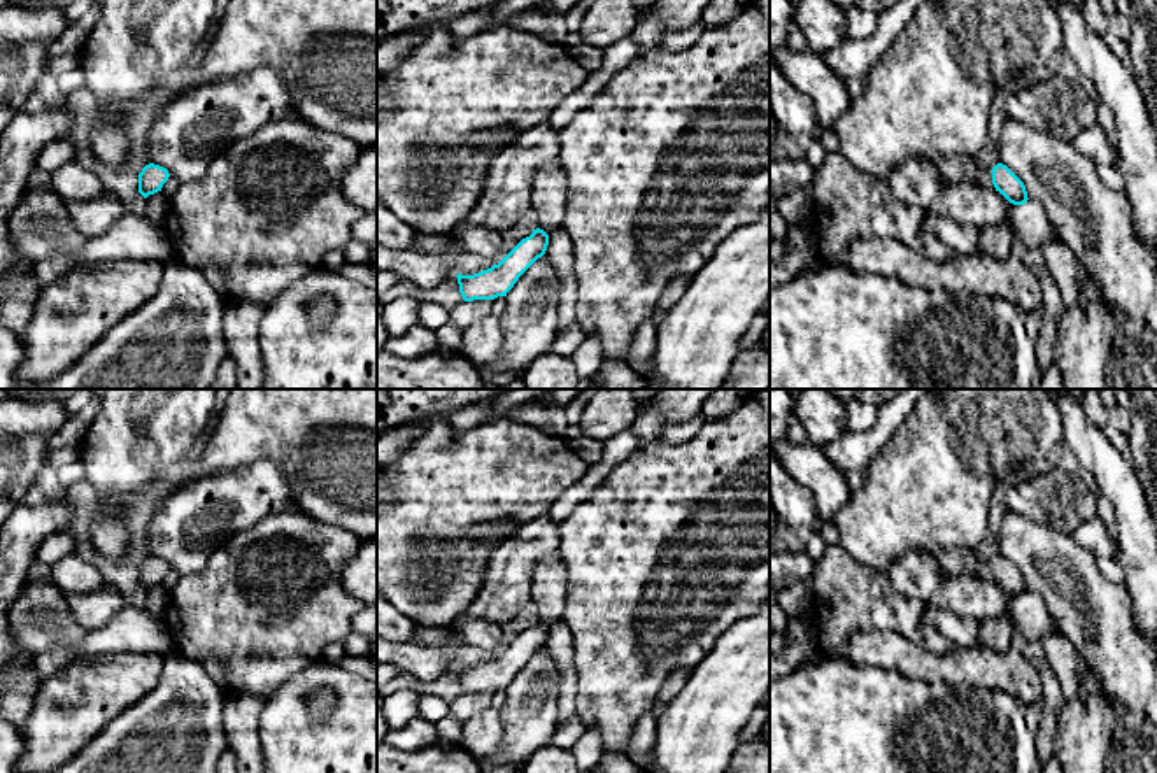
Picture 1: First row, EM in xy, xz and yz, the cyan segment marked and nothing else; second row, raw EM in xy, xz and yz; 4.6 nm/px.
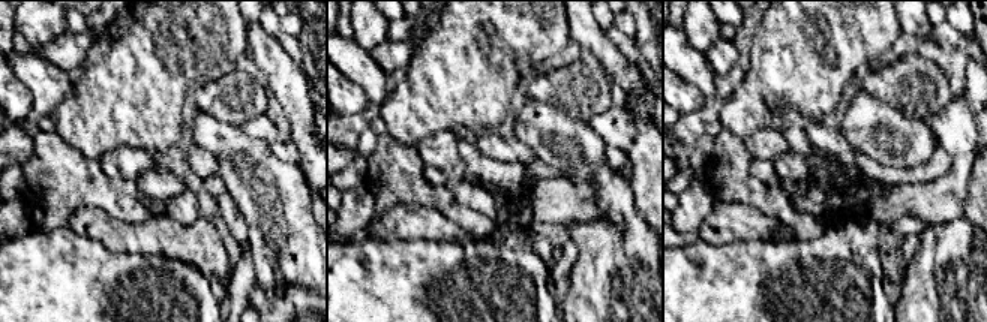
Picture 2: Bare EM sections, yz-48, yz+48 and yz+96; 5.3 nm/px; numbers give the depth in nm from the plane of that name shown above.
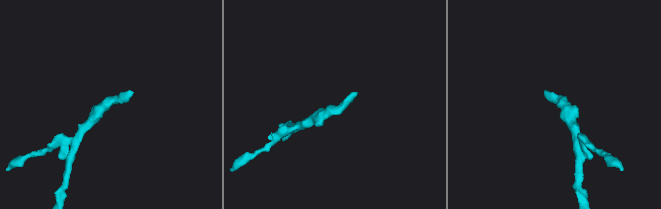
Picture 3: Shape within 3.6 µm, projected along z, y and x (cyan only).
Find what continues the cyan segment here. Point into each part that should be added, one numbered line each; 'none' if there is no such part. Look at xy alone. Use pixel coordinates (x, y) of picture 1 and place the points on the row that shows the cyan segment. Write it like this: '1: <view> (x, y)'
none

